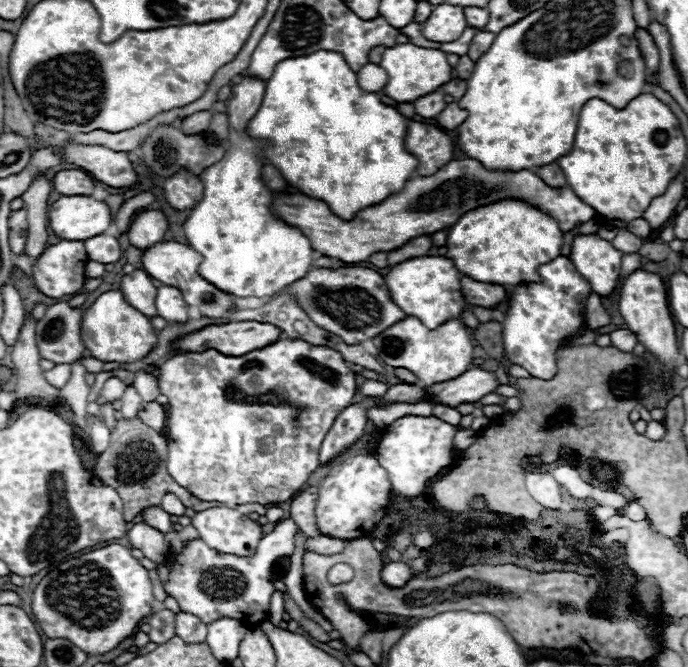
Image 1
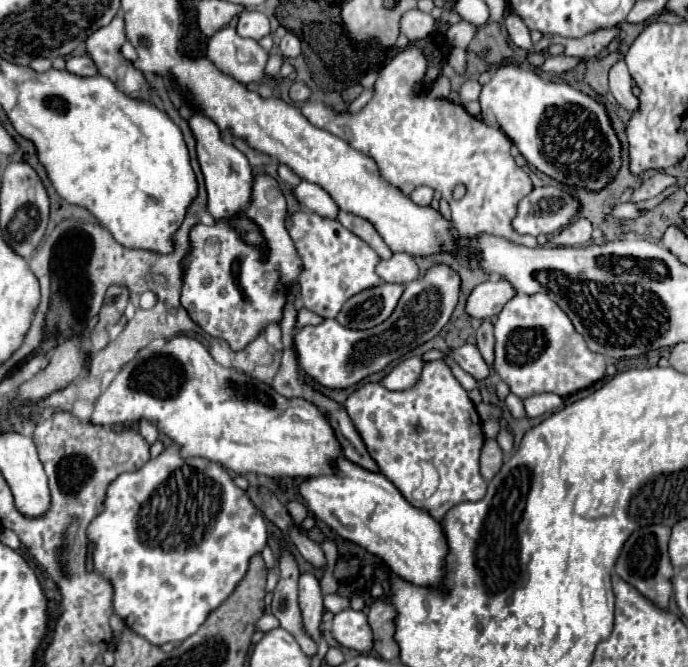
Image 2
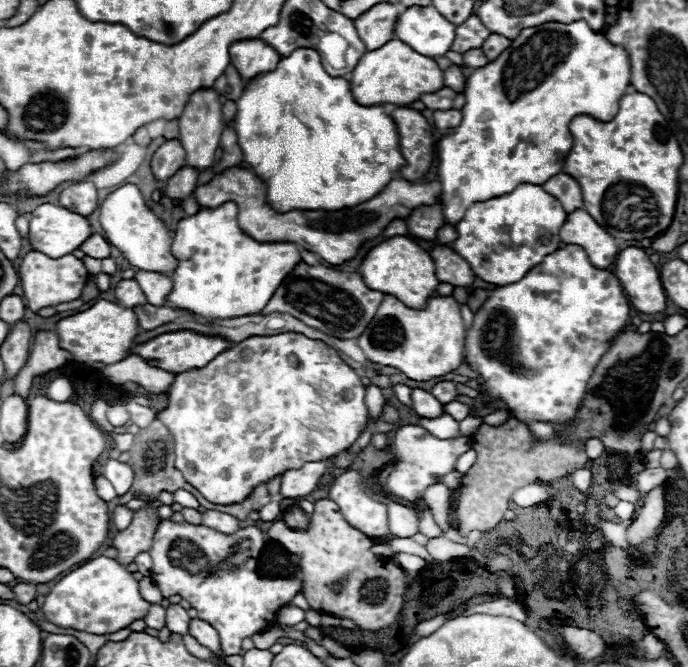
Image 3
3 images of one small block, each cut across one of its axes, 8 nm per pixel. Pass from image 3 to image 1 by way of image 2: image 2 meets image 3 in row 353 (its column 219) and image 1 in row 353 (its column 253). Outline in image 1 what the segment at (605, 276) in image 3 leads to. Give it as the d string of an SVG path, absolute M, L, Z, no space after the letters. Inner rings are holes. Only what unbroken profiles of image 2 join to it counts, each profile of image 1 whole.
M558 256L552 262L542 264L538 274L542 282L518 284L510 294L502 322L502 344L508 362L522 366L534 378L552 380L558 374L558 348L586 326L586 300L592 294L592 286L580 276L568 256Z

